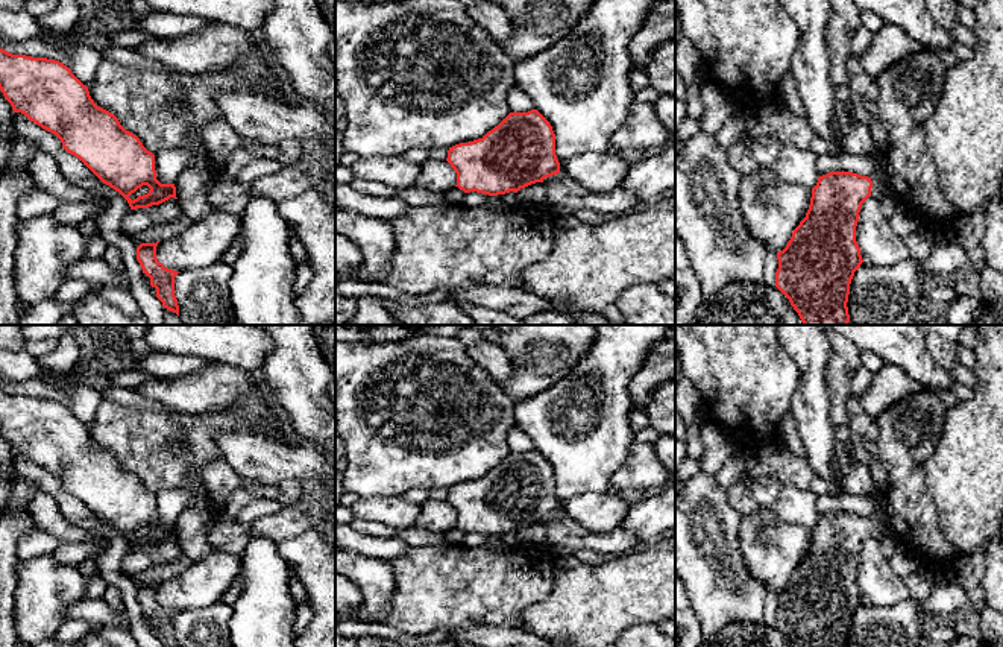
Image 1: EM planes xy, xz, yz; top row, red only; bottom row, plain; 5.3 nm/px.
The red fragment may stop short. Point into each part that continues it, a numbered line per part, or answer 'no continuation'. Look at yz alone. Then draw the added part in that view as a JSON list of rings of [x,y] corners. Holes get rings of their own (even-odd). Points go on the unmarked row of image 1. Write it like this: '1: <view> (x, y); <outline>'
1: yz (877, 533); [[[888,524],[885,527],[873,525],[871,536],[879,541],[883,536],[894,536],[894,532],[891,530]]]

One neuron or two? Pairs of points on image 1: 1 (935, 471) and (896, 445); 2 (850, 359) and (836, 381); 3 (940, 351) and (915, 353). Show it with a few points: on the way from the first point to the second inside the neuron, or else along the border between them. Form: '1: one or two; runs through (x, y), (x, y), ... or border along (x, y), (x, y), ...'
1: two; border along (943, 432), (924, 465), (924, 480), (932, 498)
2: one; runs through (844, 365), (838, 375)
3: two; border along (923, 340), (930, 357), (949, 371)

